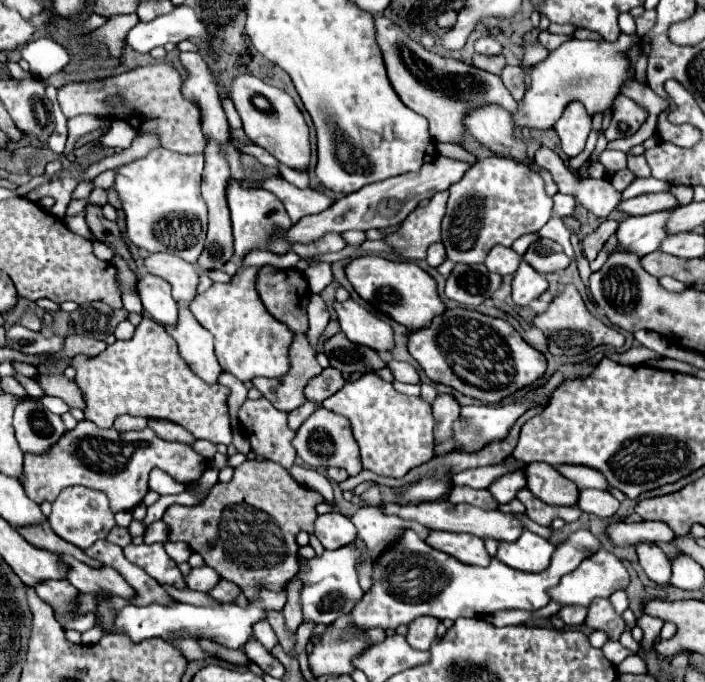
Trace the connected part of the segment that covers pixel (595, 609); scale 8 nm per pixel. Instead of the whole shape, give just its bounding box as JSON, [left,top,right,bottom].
[586,598,626,640]

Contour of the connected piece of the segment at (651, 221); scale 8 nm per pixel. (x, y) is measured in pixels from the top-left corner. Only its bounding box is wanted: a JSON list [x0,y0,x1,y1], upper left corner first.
[616,210,672,258]

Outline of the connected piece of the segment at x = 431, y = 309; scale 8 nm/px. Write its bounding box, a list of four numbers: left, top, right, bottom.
[346,256,446,332]

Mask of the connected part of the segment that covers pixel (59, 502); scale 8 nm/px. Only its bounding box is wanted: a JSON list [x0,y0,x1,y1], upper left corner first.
[48,486,116,550]

